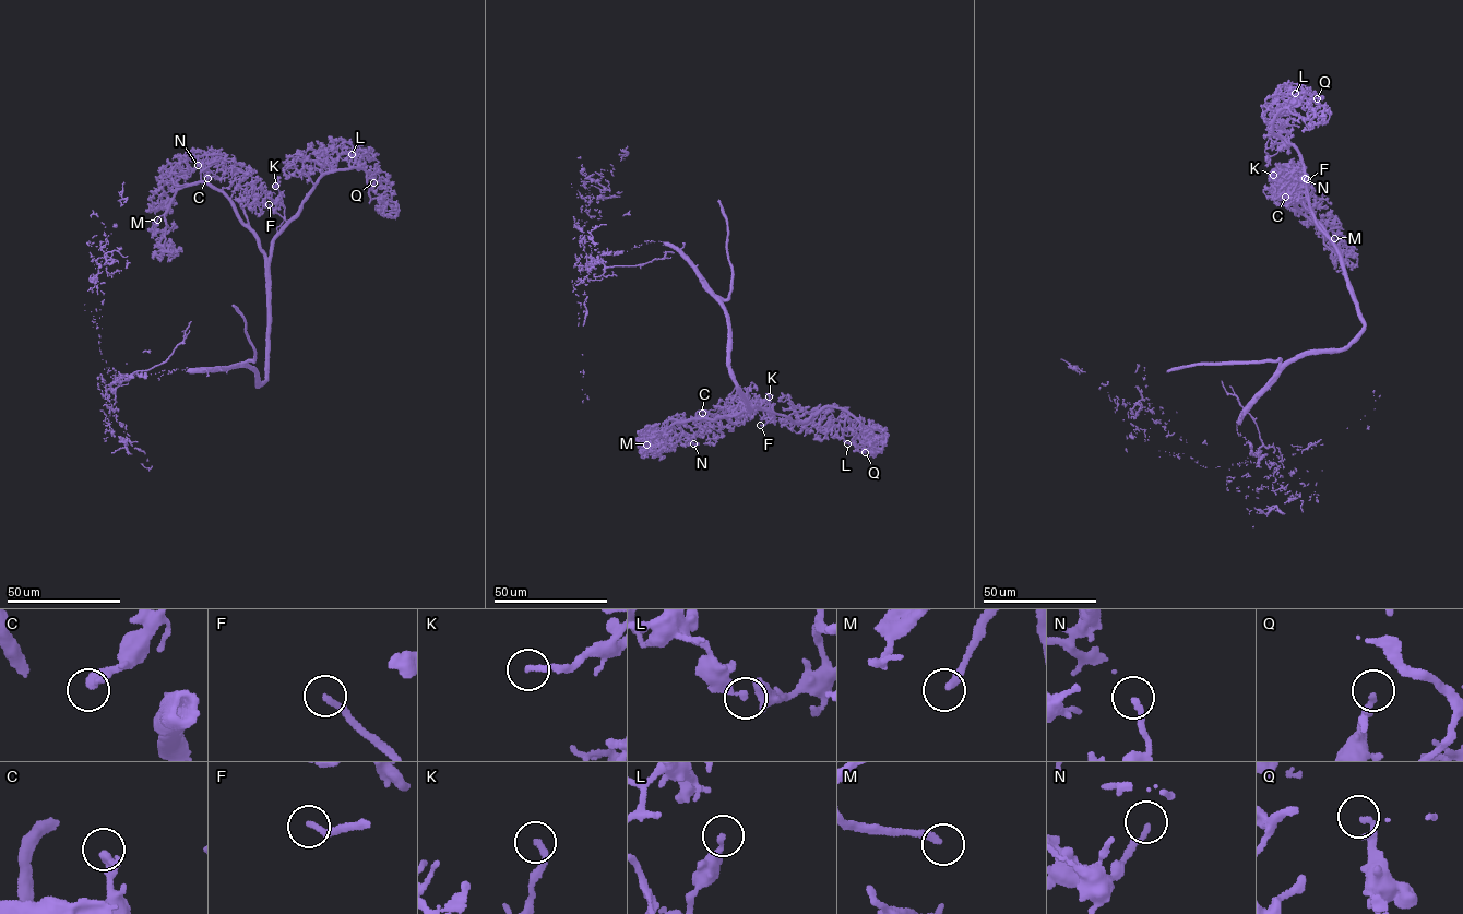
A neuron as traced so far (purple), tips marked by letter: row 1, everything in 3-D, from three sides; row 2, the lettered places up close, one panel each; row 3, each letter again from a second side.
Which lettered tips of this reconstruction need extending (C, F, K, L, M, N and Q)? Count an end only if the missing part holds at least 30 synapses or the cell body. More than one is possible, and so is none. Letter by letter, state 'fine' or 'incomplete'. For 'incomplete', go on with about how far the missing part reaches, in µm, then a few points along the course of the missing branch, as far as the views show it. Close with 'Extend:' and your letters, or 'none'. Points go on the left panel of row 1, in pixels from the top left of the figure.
C: fine
F: incomplete | 25 µm | (269, 204), (262, 203), (266, 206), (266, 216), (276, 217)
K: fine
L: fine
M: incomplete | 15 µm | (157, 220), (166, 221), (153, 222)
N: fine
Q: fine
Extend: F, M

